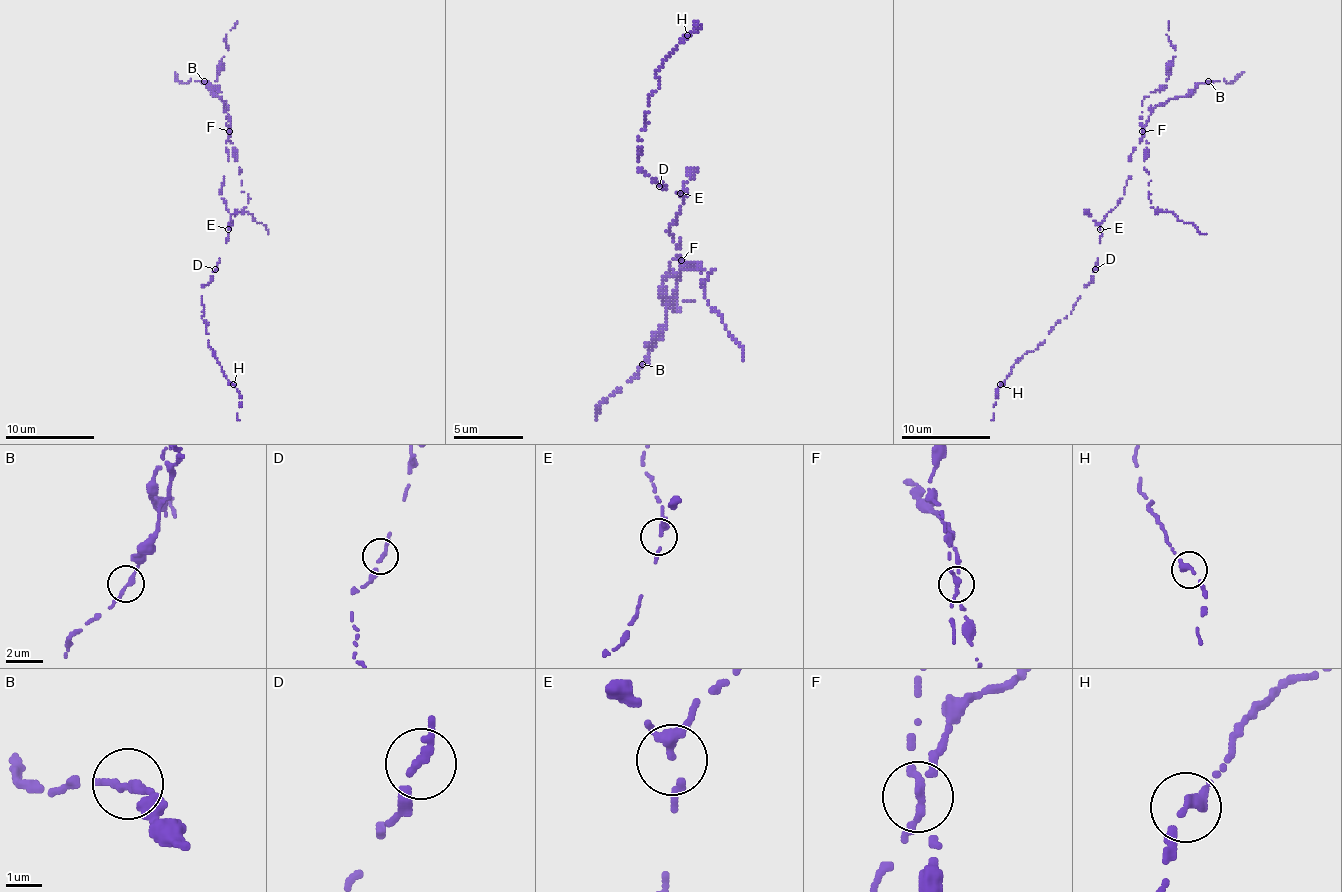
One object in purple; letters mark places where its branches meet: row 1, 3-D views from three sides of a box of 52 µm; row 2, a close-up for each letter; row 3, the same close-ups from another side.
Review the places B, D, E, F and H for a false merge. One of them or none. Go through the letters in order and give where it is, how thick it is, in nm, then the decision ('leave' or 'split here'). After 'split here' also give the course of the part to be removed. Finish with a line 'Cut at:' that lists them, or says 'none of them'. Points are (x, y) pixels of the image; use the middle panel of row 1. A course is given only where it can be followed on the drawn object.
B: at (642, 364); 240 nm thick; leave
D: at (659, 186); 200 nm thick; leave
E: at (680, 193); 200 nm thick; leave
F: at (681, 260); 190 nm thick; split here; foreign part runs (680, 259), (683, 266), (697, 262), (701, 273), (701, 269), (711, 269), (708, 304), (739, 343), (743, 360)
H: at (687, 35); 240 nm thick; leave
Cut at: F

